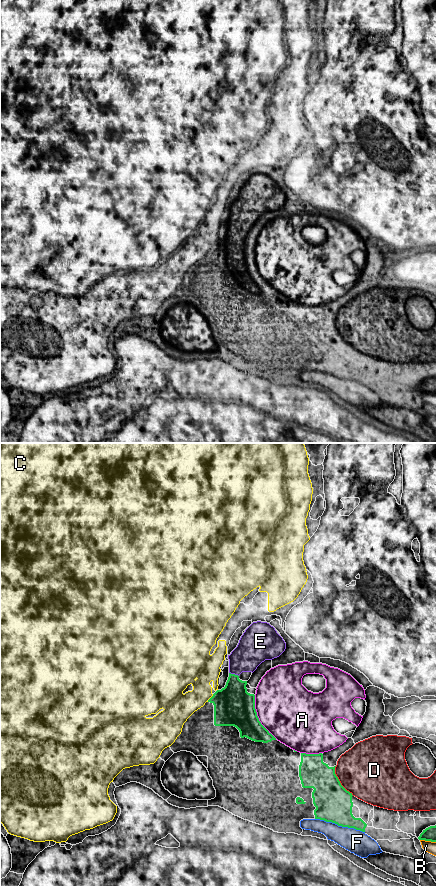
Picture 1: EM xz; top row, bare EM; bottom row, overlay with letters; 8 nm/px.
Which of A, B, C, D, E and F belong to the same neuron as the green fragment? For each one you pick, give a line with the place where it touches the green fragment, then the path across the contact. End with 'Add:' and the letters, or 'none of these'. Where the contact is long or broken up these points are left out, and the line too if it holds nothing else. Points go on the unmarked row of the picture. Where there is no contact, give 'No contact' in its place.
E: Touches green at xz (234, 226)
Add: E

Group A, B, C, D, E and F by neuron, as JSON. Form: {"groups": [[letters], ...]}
{"groups": [["A"], ["B"], ["C"], ["D"], ["E"], ["F"]]}

